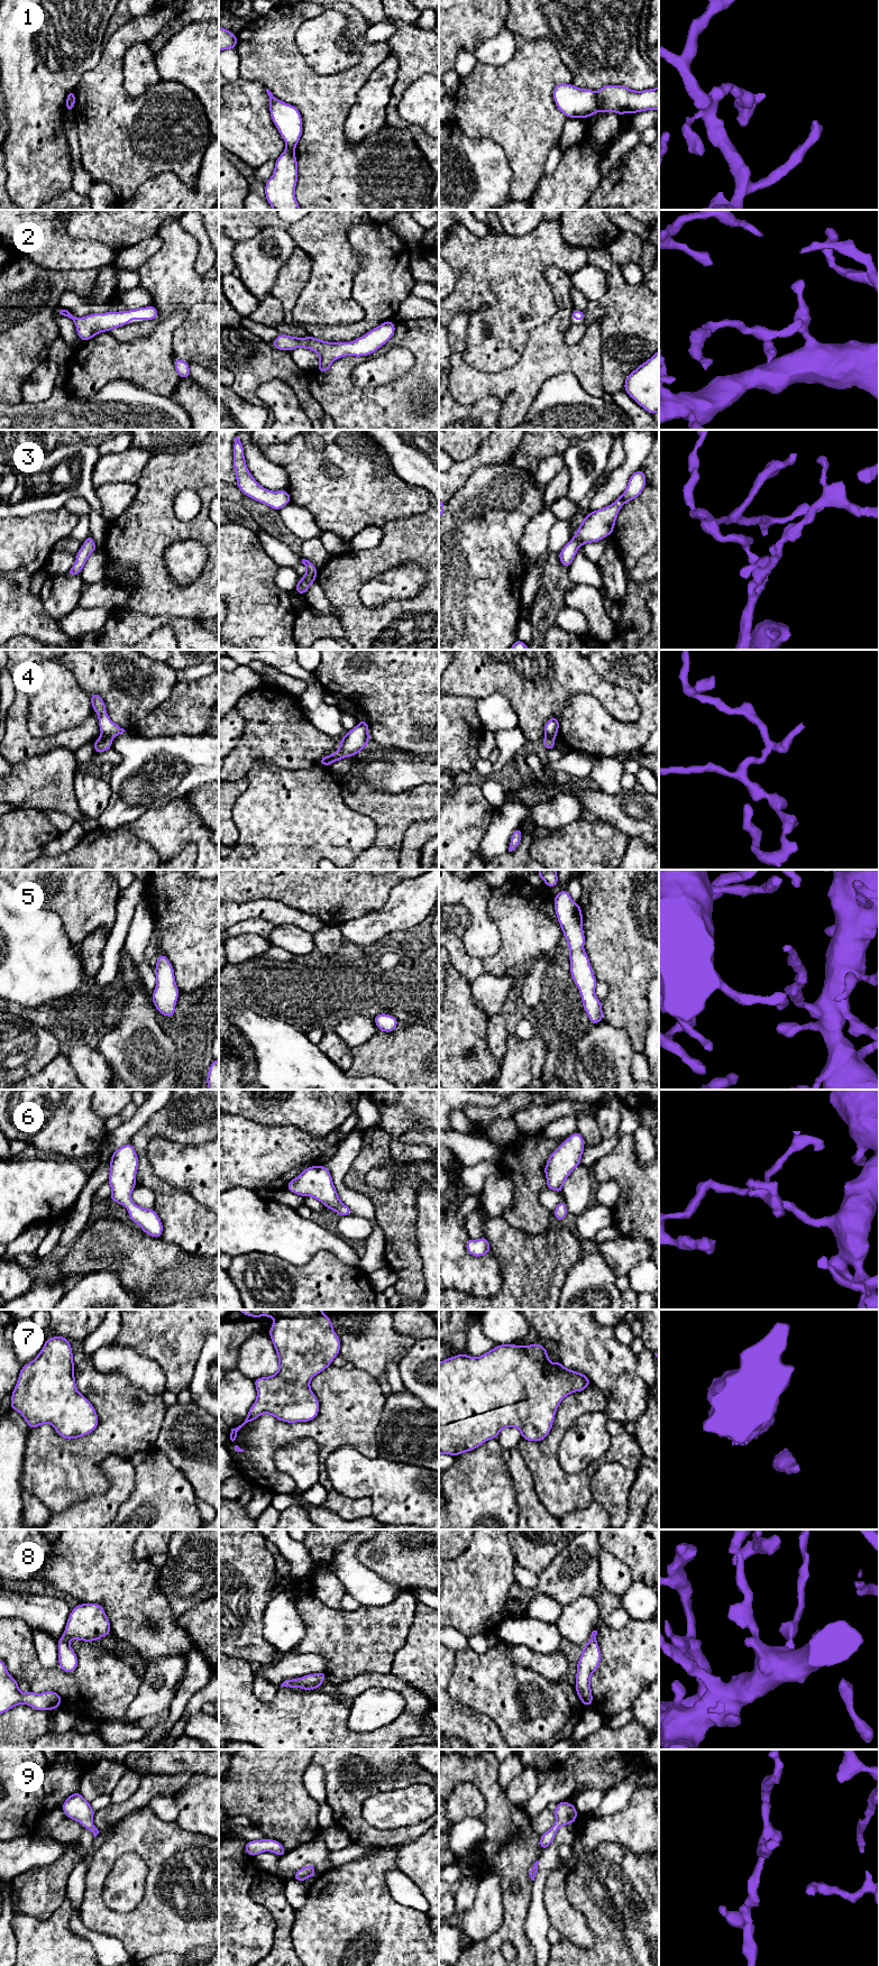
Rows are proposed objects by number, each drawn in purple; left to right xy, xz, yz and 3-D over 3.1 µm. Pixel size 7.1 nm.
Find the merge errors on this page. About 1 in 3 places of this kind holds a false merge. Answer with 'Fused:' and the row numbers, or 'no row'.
Fused: 1, 4

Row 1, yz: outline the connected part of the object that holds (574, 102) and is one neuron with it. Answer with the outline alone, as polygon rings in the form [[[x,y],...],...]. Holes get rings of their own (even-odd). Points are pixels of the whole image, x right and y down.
[[[560,83],[555,86],[552,95],[557,108],[567,118],[589,118],[598,111],[596,92],[589,89]]]

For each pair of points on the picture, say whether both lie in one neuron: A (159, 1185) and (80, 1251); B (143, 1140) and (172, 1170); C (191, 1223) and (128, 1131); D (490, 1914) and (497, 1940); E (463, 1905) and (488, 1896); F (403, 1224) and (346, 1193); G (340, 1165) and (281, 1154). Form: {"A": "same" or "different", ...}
{"A": "different", "B": "different", "C": "different", "D": "different", "E": "different", "F": "different", "G": "different"}

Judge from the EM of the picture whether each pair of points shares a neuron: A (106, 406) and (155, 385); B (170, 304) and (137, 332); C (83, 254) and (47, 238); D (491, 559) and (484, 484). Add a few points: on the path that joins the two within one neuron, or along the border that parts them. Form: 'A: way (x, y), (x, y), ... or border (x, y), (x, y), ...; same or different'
A: border (120, 378), (128, 379), (152, 393), (168, 397); different
B: way (163, 313), (146, 329); same
C: way (74, 254), (69, 254), (56, 247); same
D: way (487, 540), (487, 503); same

